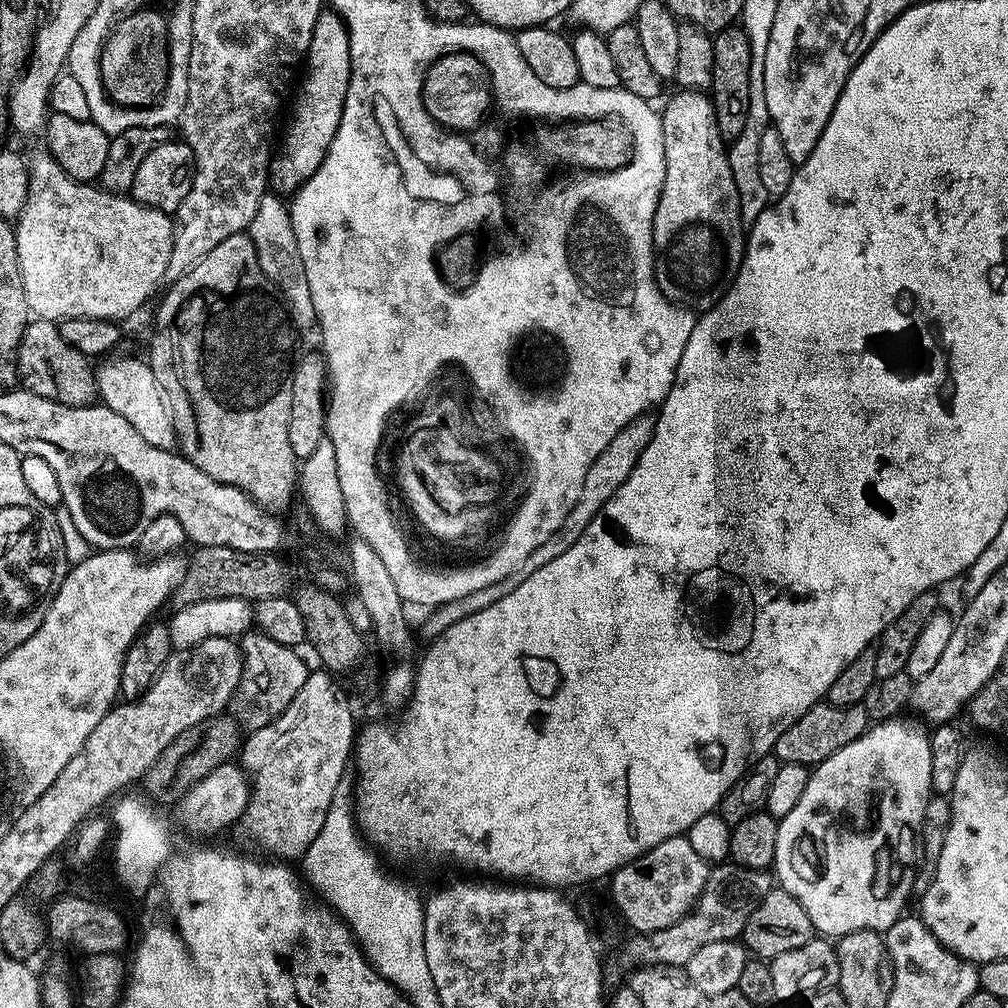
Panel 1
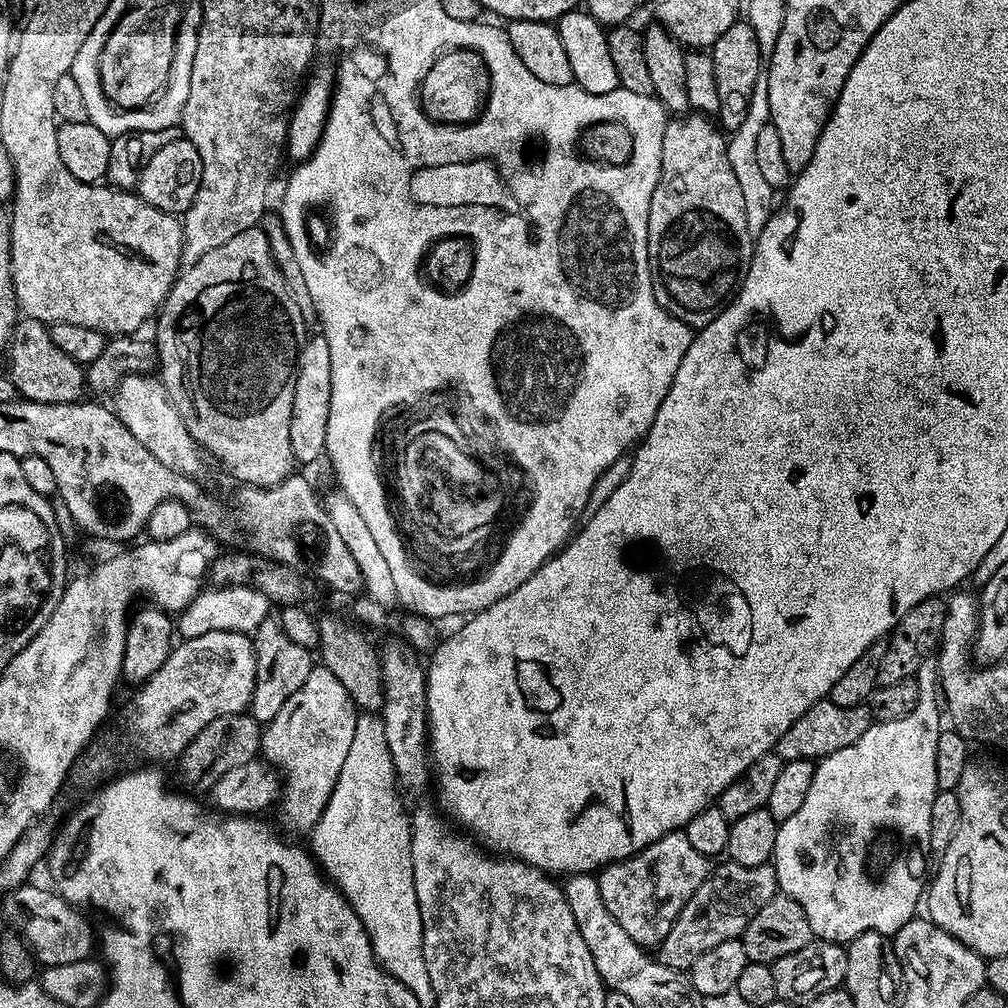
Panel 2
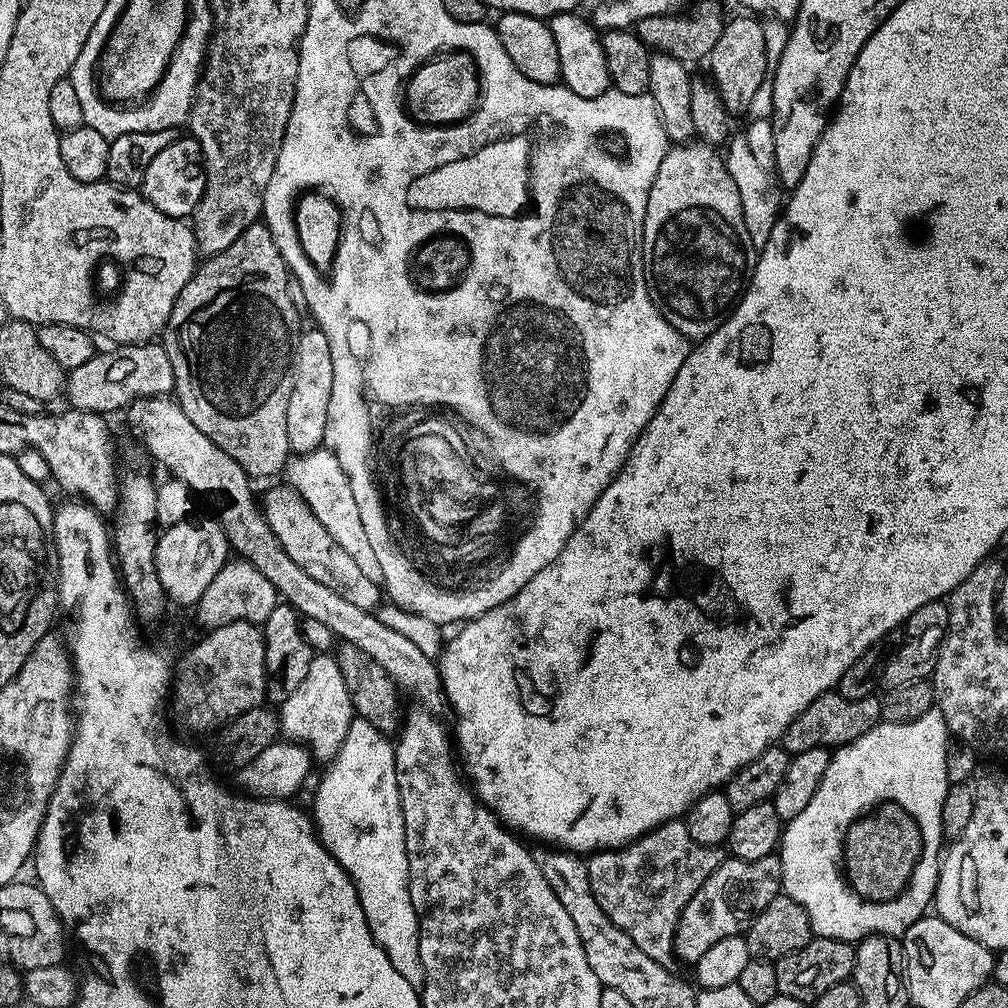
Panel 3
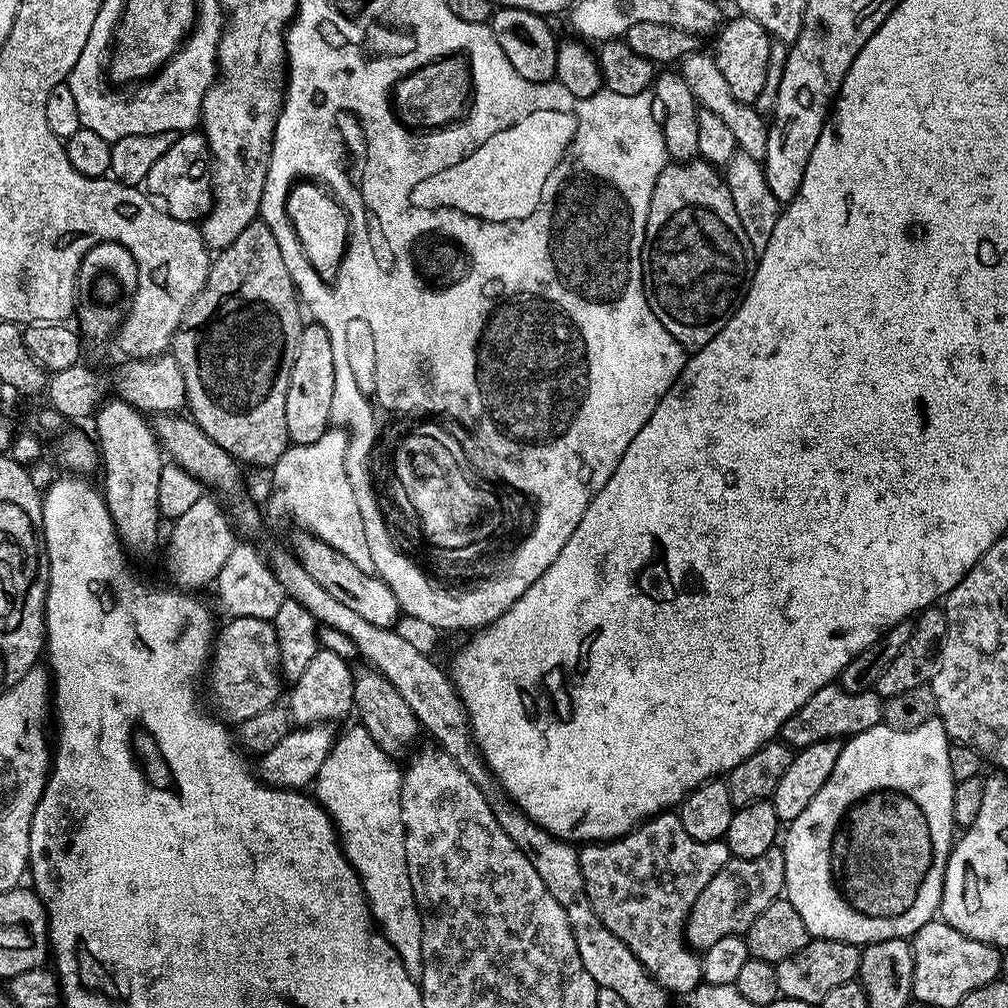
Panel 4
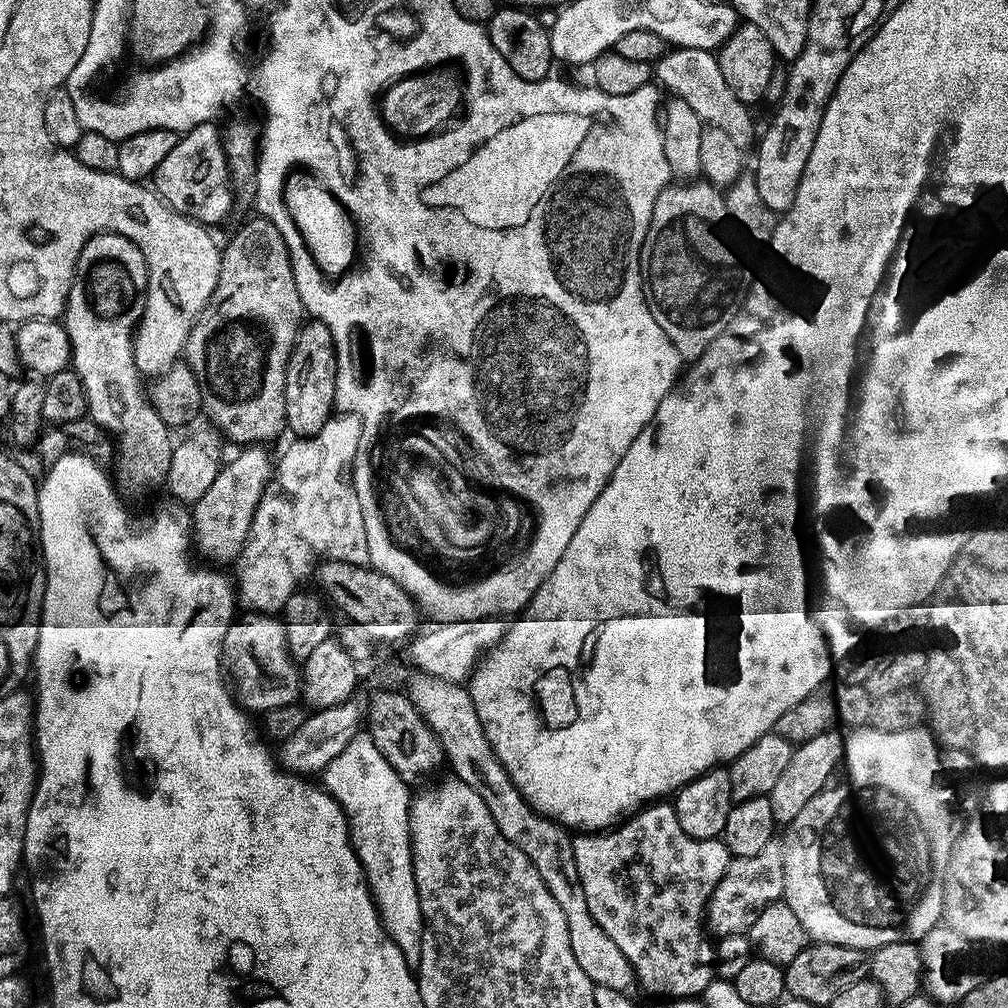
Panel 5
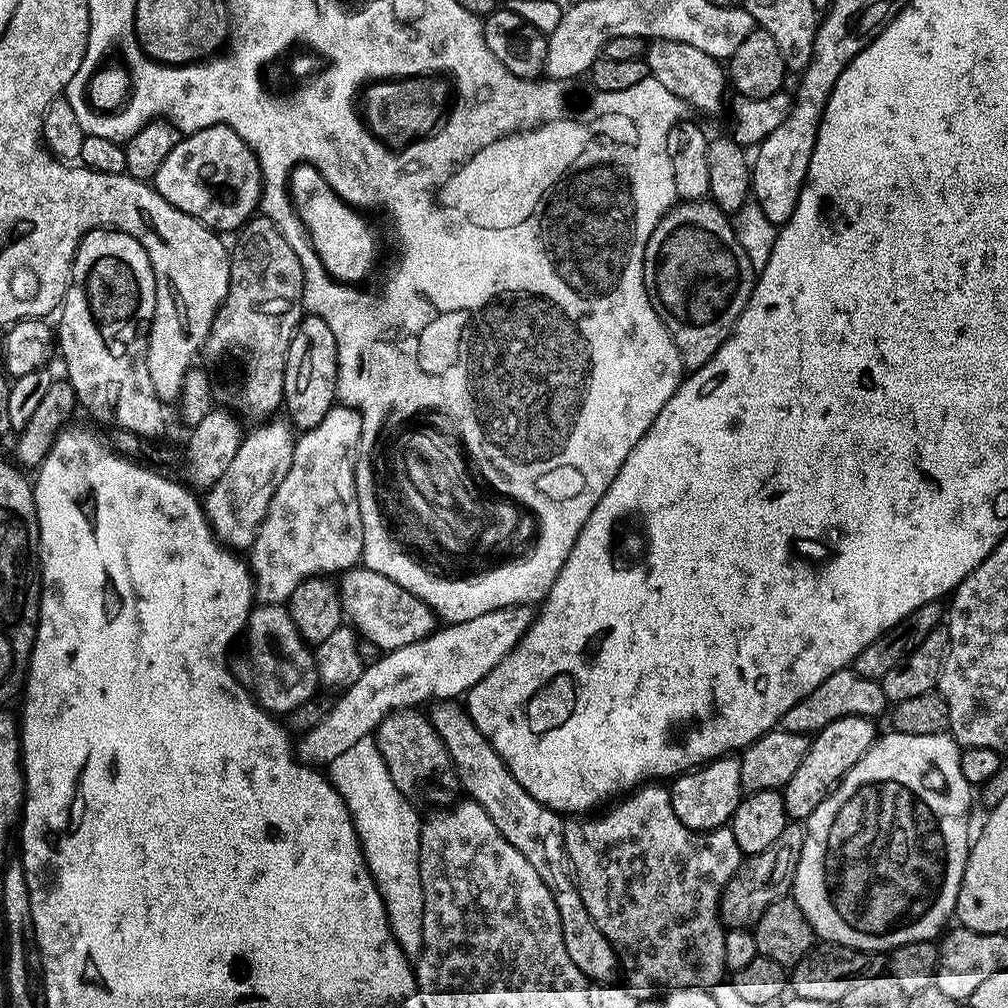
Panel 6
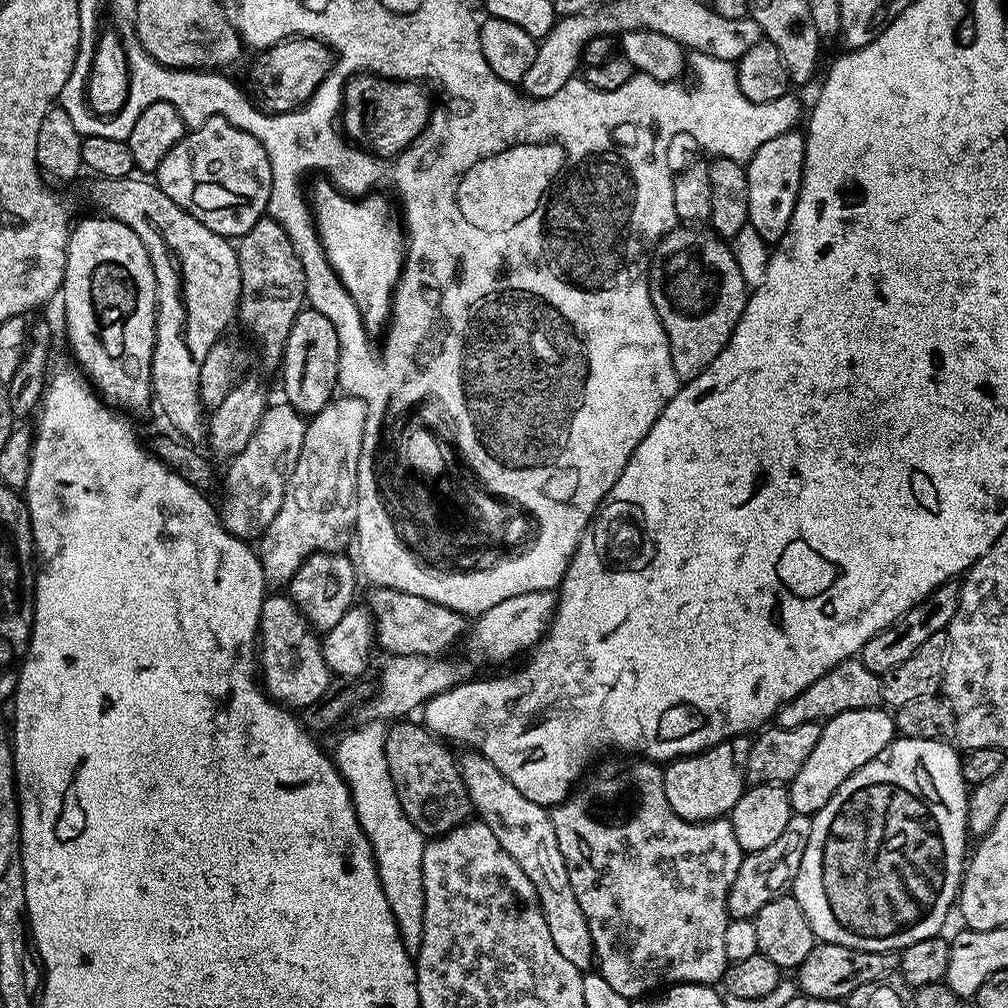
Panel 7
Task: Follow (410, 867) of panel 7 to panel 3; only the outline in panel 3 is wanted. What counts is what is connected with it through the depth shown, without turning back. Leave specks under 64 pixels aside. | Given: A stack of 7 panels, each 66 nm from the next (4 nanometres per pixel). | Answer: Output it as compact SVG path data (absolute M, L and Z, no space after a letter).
M353 718L338 754L325 768L328 769L316 788L316 805L310 808L314 817L314 831L324 843L326 851L344 867L346 874L354 882L356 893L362 902L362 914L366 914L366 922L370 926L370 934L374 934L378 946L386 950L386 958L390 958L394 970L398 970L398 974L402 974L402 978L406 978L410 986L417 990L423 989L420 923L416 917L414 902L410 902L406 834L398 794L395 747L385 733L377 730L373 724Z

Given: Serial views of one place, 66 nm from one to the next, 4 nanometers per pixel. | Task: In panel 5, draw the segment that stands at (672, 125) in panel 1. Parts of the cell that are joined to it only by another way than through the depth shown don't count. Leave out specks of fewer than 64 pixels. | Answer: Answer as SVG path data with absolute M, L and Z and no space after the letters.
M669 183L654 202L650 226L640 251L644 297L654 323L658 328L666 330L681 361L695 362L702 354L706 354L714 338L728 329L729 322L740 313L748 291L752 289L754 275L748 265L748 256L740 249L741 237L732 236L731 231L725 193L710 183Z

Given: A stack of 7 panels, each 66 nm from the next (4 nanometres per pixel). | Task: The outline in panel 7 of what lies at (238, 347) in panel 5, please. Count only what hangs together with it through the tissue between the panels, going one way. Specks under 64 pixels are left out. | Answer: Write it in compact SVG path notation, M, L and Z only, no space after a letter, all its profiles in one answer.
M265 218L246 235L239 237L236 257L240 267L239 323L244 323L260 339L260 352L270 363L279 365L284 358L286 338L294 318L305 307L306 274L286 230Z

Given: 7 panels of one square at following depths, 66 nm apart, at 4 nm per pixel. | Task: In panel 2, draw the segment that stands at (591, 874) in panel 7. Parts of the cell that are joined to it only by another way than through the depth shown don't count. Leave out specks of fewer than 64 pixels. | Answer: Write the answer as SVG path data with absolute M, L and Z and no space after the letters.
M683 831L667 832L658 842L646 846L625 860L616 860L597 875L599 893L606 910L645 950L655 949L670 934L670 928L684 904L699 890L710 871L709 857L690 846Z

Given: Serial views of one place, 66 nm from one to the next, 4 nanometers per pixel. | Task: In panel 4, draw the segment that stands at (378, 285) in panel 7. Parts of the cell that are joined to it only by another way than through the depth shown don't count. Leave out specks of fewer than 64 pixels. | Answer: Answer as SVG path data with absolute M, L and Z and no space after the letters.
M309 180L295 183L287 194L287 216L304 256L325 283L331 283L347 247L347 213L321 185Z

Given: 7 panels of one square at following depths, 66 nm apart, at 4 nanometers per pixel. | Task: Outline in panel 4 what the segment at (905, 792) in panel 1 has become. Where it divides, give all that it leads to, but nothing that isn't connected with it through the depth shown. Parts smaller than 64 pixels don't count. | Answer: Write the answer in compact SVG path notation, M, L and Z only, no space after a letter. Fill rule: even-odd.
M933 718L922 722L920 727L914 729L894 729L887 726L866 730L862 736L851 737L850 742L845 743L840 749L837 760L834 762L834 770L830 770L830 778L810 798L810 806L802 810L798 818L794 818L787 825L782 836L782 847L785 854L785 884L783 891L786 898L802 914L802 922L806 922L809 937L823 938L826 940L841 940L844 944L867 946L883 940L897 938L910 938L922 926L926 926L928 920L937 919L938 905L944 889L944 866L946 858L952 853L954 835L954 821L952 819L952 789L954 781L950 774L950 754L946 750L946 735L943 722L939 718ZM892 788L900 788L900 792L908 792L924 812L928 812L928 828L932 828L932 868L928 868L928 876L916 876L912 884L908 884L908 892L900 892L900 900L908 900L908 912L888 912L888 920L868 920L864 912L852 912L844 900L840 900L840 892L832 888L832 876L828 876L828 852L837 841L832 836L832 828L836 828L836 816L844 812L844 804L848 800L858 801L871 797L871 792L887 794Z

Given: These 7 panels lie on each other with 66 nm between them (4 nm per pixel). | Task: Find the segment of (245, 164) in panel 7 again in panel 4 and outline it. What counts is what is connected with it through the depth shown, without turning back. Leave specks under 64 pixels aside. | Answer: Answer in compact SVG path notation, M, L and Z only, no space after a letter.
M196 130L177 135L170 150L150 166L150 174L146 174L143 187L152 203L174 219L199 221L212 205L212 169L208 144L203 135Z

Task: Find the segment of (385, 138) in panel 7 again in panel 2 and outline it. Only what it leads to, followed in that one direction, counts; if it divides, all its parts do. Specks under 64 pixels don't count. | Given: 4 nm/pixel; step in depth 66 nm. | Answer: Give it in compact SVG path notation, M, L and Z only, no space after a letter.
M469 48L444 52L424 75L418 93L418 108L429 121L441 124L467 124L476 117L472 108L483 109L488 98L488 68Z

